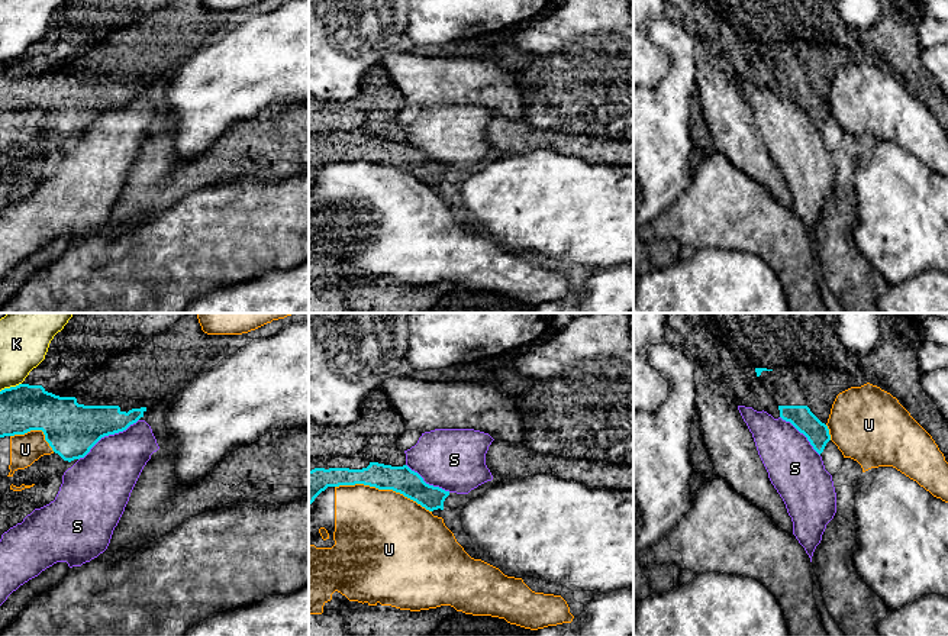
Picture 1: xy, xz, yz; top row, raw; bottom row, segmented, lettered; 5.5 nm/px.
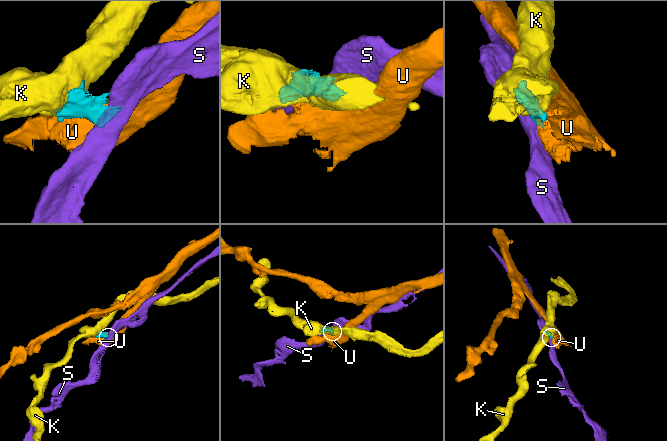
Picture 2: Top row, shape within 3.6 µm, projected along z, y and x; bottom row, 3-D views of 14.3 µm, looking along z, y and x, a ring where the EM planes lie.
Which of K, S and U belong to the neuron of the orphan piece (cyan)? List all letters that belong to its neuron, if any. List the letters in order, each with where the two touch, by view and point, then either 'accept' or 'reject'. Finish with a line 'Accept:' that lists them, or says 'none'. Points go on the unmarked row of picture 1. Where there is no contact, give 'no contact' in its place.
K: xy (10, 63) | reject
S: xy (107, 110) | reject
U: xz (383, 164) | reject
Accept: none

